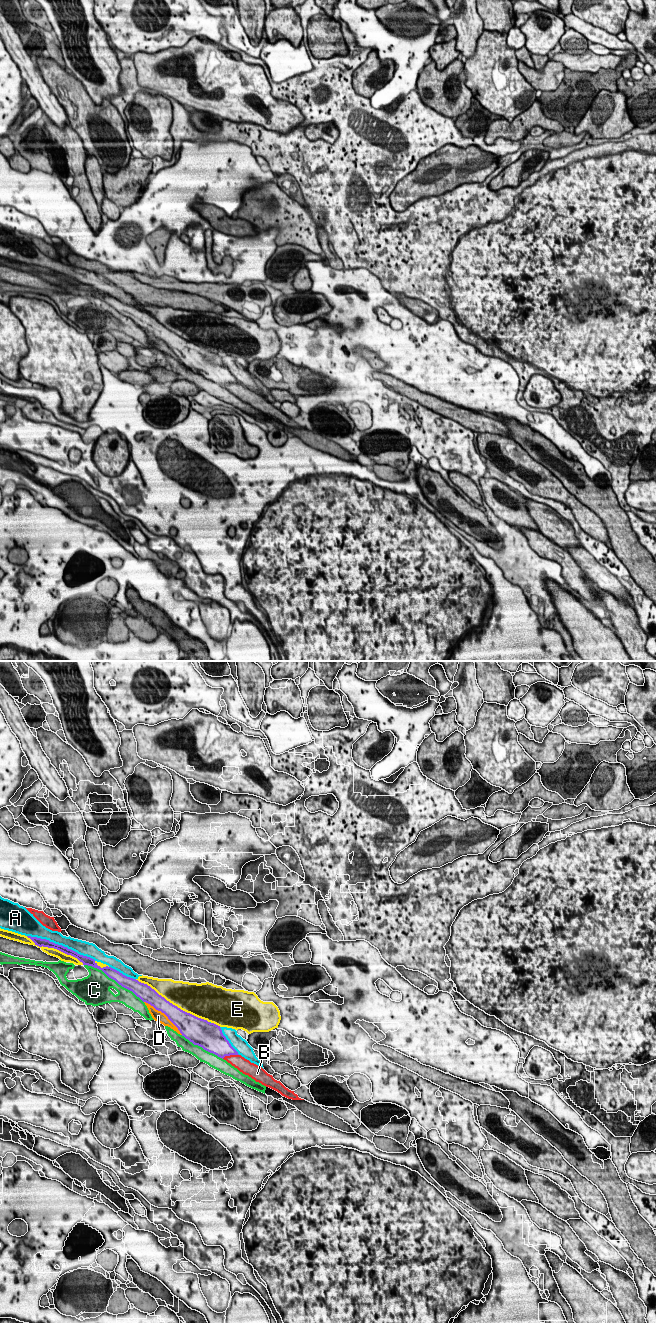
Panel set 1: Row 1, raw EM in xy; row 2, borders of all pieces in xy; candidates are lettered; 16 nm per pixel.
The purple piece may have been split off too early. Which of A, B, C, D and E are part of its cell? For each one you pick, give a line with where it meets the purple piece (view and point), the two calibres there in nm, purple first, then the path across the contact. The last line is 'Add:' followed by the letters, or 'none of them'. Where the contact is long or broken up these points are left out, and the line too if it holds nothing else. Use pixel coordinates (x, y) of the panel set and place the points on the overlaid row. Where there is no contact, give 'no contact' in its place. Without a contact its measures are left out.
Add: none of them

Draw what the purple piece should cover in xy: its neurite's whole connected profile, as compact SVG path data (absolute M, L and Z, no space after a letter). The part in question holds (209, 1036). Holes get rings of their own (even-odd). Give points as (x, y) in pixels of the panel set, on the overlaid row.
M37 937L30 938L39 947L57 949L67 955L77 958L83 965L92 966L102 970L109 978L115 980L122 987L132 991L143 1002L153 1006L156 1010L164 1013L168 1019L178 1028L182 1036L194 1045L202 1047L204 1050L217 1055L220 1058L230 1055L239 1055L223 1035L220 1026L210 1023L207 1020L198 1018L187 1013L177 1006L167 1001L147 984L141 983L136 979L127 977L111 967L97 965L94 959L78 954L62 945L55 944L46 939Z

